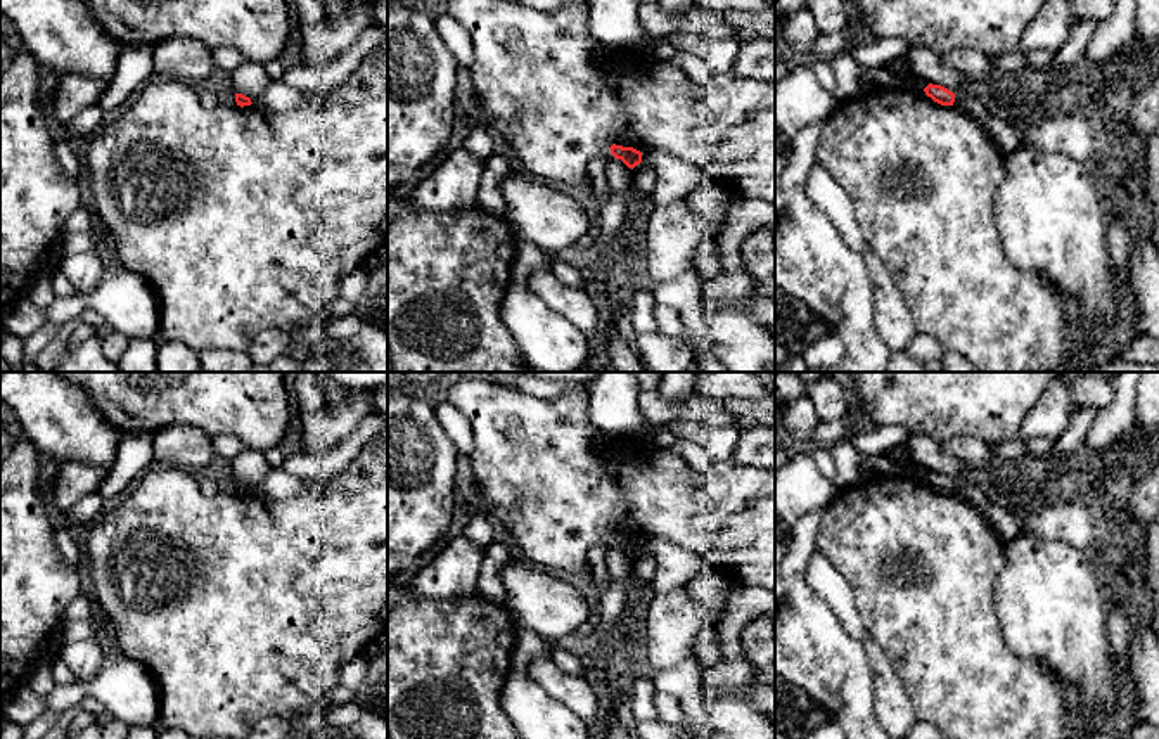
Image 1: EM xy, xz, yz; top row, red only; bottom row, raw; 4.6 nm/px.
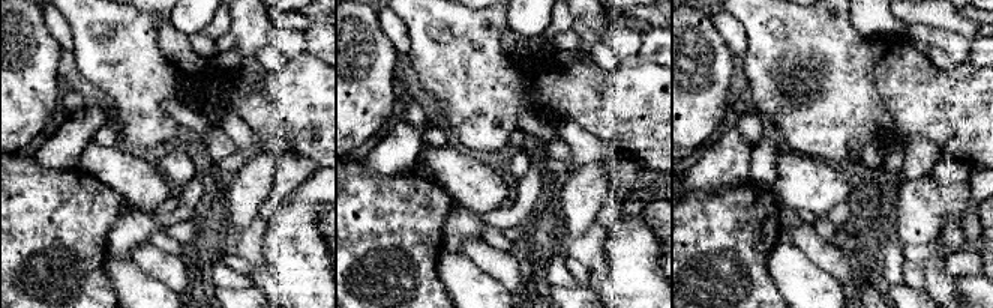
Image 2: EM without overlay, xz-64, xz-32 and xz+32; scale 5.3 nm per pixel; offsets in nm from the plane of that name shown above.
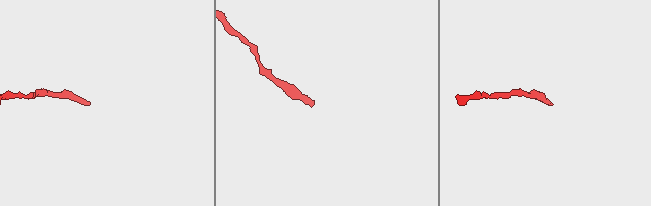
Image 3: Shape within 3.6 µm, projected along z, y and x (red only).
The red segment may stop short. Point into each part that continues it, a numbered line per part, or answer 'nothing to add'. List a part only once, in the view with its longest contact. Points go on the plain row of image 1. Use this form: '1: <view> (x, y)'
nothing to add

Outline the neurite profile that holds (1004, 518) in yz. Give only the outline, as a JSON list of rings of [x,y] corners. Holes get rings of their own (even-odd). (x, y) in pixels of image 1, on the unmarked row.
[[[955,481],[953,495],[976,507],[1002,542],[1021,531],[1026,512],[1019,505],[993,498],[970,481]]]

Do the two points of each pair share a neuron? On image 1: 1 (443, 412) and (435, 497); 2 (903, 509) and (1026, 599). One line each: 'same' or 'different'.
1: different
2: different

